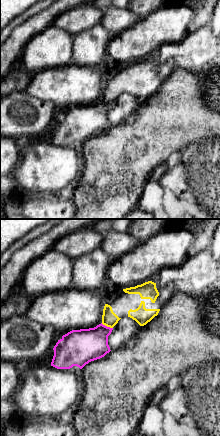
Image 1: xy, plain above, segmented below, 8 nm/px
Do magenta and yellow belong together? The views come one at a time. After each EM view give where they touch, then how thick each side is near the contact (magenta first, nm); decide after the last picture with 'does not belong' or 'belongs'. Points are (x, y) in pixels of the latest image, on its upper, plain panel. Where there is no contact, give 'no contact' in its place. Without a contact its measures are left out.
meets magenta at (106, 102); 280 nm thick on the magenta side, 120 nm on the other

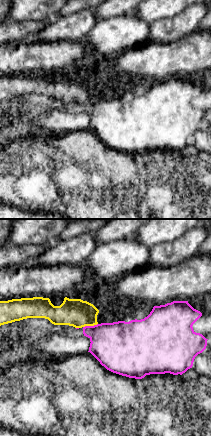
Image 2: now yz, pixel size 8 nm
meets magenta at (90, 102); 360 nm thick on the magenta side, 220 nm on the other

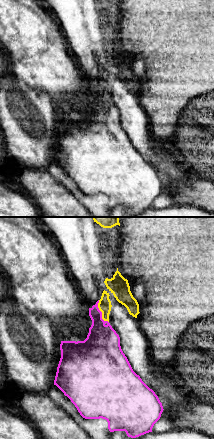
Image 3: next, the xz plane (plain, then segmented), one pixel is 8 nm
meets magenta at (101, 88); 280 nm thick on the magenta side, 110 nm on the other

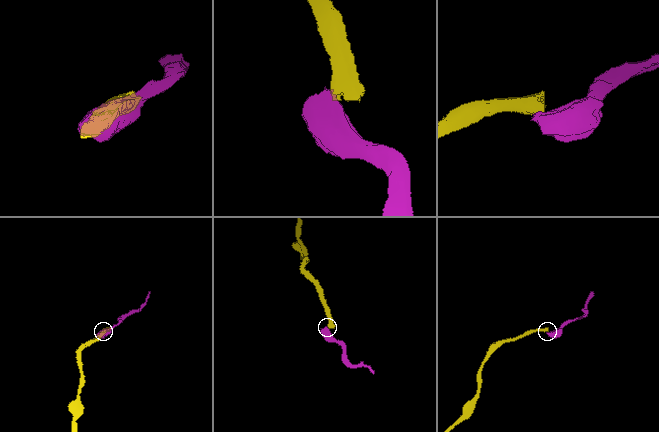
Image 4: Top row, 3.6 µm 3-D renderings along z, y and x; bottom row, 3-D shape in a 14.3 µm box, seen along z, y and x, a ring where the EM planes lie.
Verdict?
does not belong

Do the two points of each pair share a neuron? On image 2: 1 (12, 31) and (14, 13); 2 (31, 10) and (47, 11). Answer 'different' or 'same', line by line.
1: different
2: same

